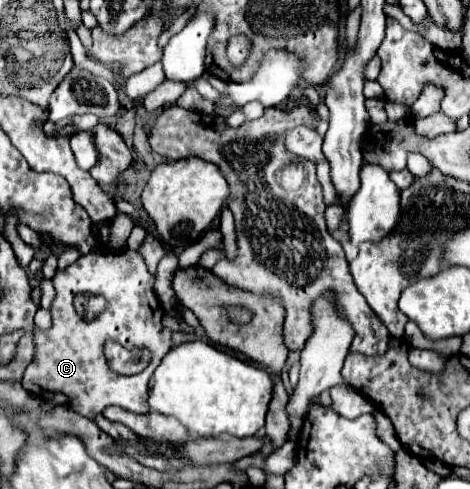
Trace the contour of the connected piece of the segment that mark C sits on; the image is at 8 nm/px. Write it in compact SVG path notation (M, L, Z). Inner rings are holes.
M93 251L89 255L79 257L73 265L65 267L63 271L59 271L53 277L53 285L57 291L57 297L53 301L51 307L51 315L53 315L53 327L49 331L39 331L35 329L35 349L37 349L37 357L35 361L27 367L21 385L27 391L33 391L33 395L43 395L47 397L47 393L59 393L63 397L59 397L65 405L71 405L73 411L77 411L83 417L93 419L97 413L101 413L105 407L109 405L119 405L127 411L133 413L149 413L149 405L147 405L147 383L153 375L153 371L157 369L157 365L161 363L161 359L165 357L165 353L171 349L171 331L165 329L161 325L161 305L159 299L153 291L153 283L155 277L147 271L147 265L143 261L143 257L137 251ZM77 293L91 293L91 295L101 295L105 297L105 309L91 321L85 321L83 317L77 315L75 307L73 307L73 299ZM107 339L115 339L119 341L123 347L147 347L151 353L149 365L135 375L117 375L115 371L109 369L105 357L103 357L103 343Z

